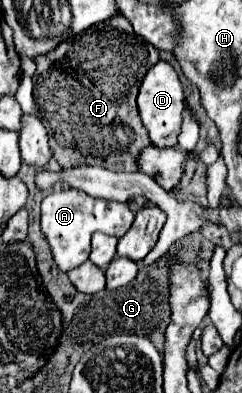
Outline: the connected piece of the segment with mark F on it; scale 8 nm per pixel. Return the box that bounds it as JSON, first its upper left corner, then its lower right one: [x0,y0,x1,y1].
[33,16,157,172]

